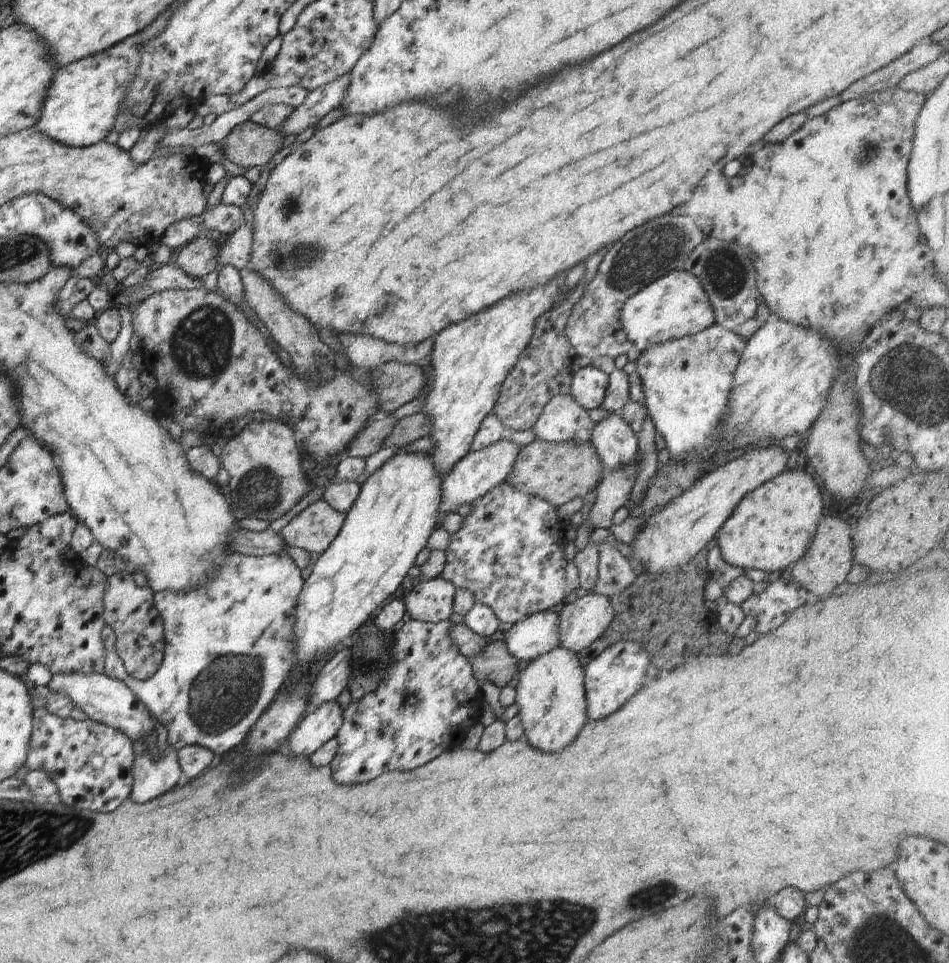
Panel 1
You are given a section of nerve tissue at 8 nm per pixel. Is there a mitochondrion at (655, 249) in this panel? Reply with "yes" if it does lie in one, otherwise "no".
yes

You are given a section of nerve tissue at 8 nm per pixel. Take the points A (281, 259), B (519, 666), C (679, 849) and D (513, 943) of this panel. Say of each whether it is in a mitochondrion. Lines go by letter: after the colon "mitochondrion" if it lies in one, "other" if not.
A: mitochondrion
B: other
C: other
D: mitochondrion

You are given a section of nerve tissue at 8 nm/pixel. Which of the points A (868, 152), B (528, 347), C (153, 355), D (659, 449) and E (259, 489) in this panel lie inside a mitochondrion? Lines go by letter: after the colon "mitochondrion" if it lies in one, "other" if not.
A: mitochondrion
B: other
C: mitochondrion
D: other
E: mitochondrion

